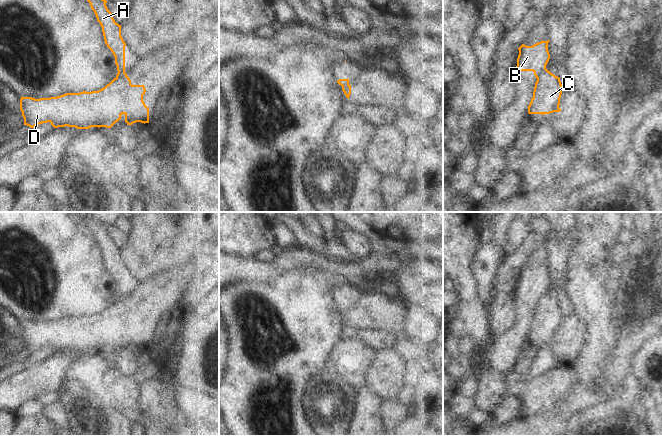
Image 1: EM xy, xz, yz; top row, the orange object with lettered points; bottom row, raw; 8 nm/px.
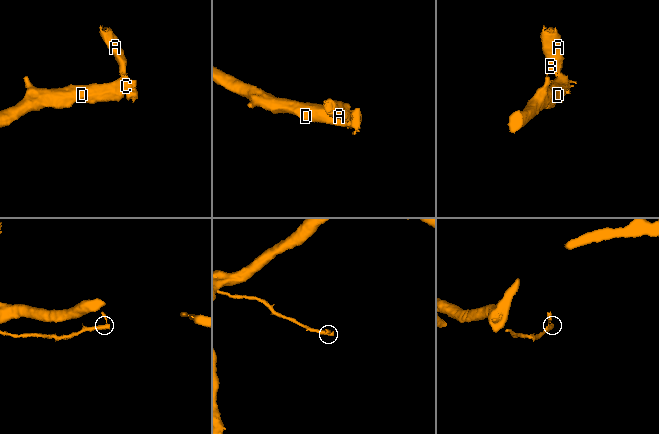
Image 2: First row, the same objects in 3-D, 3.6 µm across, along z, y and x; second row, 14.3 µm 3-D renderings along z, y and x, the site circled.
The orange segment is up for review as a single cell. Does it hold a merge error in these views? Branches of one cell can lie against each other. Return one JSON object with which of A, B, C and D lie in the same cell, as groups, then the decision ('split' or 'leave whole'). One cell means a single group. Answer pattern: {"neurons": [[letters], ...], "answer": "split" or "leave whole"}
{"neurons": [["A", "B"], ["C", "D"]], "answer": "split"}

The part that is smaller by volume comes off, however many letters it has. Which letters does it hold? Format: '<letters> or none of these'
A, B

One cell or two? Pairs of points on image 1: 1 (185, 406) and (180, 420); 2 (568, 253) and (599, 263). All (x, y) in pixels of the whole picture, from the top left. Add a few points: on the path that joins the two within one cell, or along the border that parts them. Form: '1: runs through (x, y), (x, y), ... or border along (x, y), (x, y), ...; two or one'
1: runs through (185, 409), (183, 417); one
2: runs through (576, 253), (589, 253), (591, 255); one

